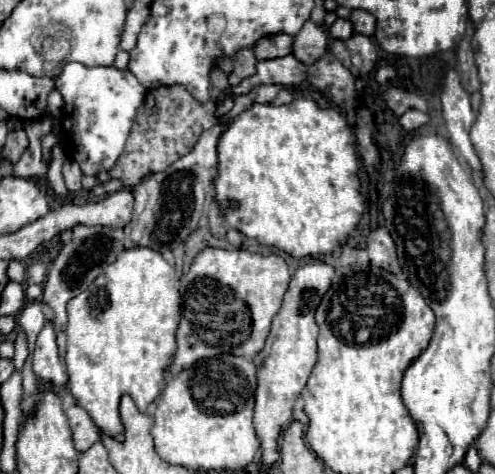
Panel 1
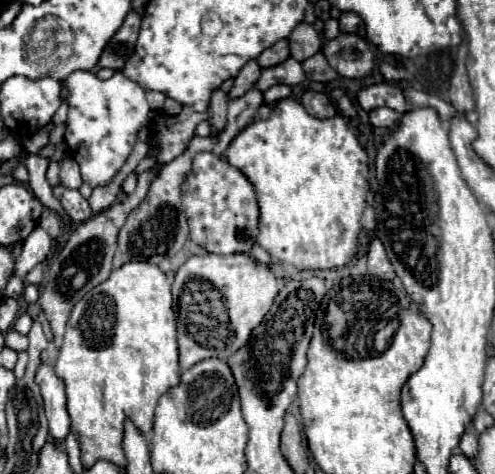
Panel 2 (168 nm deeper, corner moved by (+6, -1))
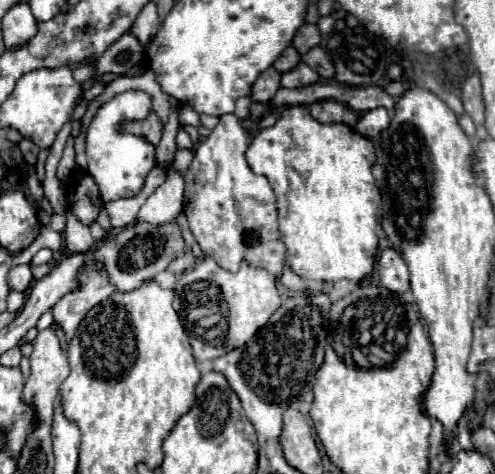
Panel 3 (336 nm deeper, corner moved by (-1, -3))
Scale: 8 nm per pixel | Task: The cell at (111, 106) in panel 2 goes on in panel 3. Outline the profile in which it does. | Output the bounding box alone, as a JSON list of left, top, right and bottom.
[86,90,154,202]

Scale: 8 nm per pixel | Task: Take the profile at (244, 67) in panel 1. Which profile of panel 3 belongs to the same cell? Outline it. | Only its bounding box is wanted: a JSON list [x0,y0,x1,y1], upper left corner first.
[250,68,280,102]

